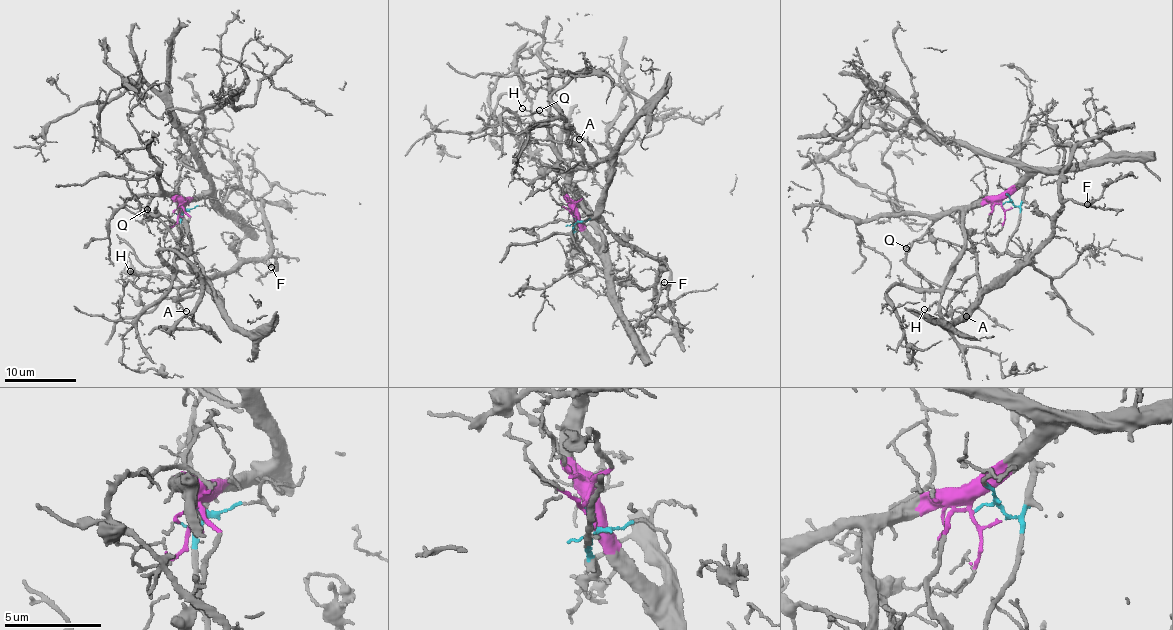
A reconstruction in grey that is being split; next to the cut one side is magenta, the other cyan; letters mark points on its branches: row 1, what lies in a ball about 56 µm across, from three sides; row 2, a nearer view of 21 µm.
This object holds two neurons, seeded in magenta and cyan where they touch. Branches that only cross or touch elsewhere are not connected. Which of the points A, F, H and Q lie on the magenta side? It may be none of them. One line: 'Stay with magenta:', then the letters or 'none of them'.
Stay with magenta: H, Q

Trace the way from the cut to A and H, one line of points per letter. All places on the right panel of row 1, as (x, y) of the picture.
A: (1003, 203), (1019, 208), (1006, 249), (1023, 264), (987, 286), (971, 275), (950, 304), (967, 316)
H: (1003, 203), (978, 203), (965, 213), (963, 253), (947, 275), (943, 295), (925, 310)

